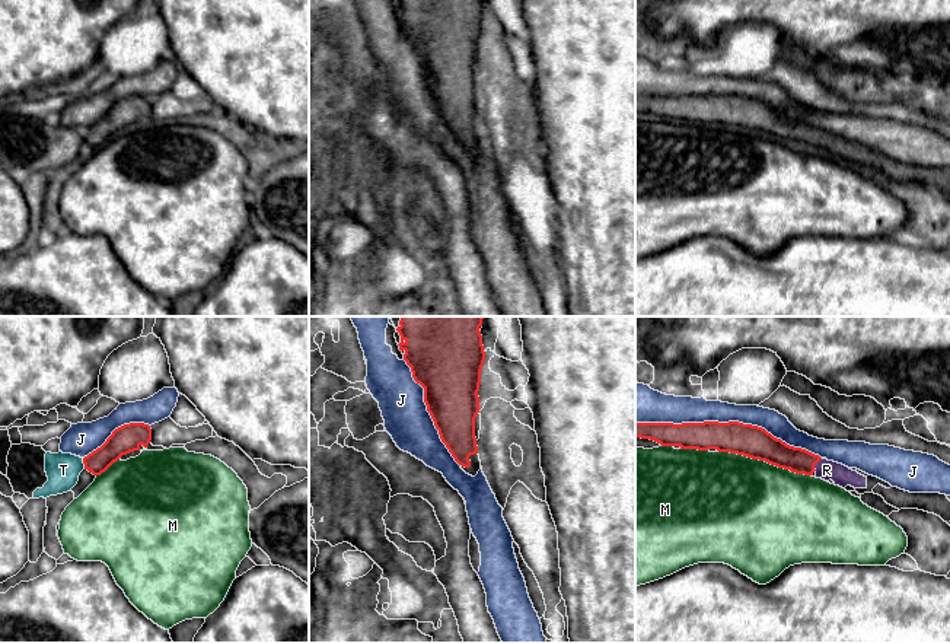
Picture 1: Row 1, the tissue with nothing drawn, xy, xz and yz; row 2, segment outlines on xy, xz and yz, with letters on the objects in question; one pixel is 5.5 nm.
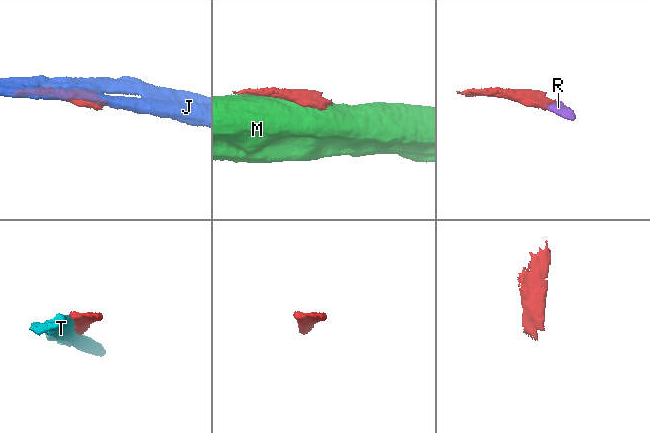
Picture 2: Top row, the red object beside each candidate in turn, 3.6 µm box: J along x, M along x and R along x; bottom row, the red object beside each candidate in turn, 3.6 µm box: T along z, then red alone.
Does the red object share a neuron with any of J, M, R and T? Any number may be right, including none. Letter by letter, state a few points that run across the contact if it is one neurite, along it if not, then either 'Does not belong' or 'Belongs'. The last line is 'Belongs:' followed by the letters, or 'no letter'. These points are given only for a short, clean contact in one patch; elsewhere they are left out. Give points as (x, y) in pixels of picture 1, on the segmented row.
J: Does not belong
M: Does not belong
R: Line: yz (774, 451), (815, 464), (826, 470). Belongs
T: Does not belong
Belongs: R

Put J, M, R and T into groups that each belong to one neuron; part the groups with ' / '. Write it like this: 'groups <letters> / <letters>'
groups J / M / R / T

